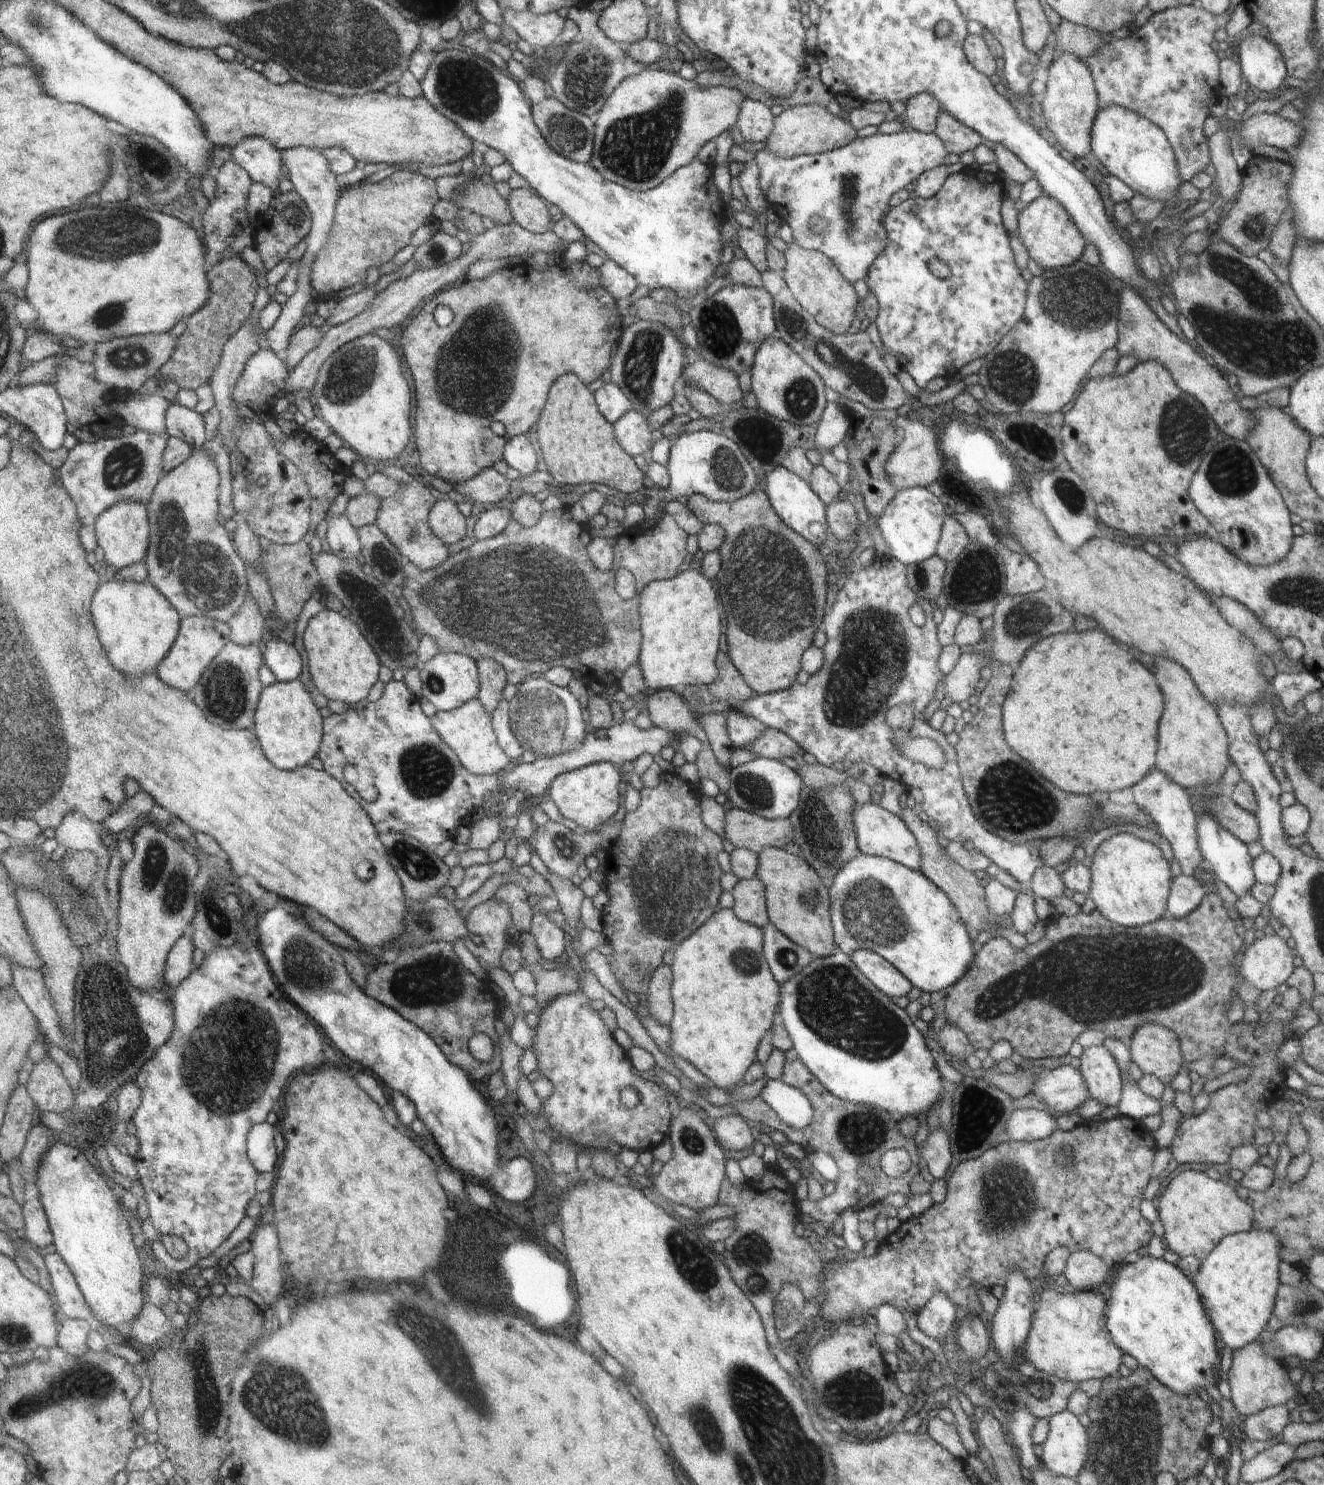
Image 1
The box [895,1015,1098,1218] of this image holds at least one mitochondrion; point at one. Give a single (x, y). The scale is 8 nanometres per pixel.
(979, 1114)

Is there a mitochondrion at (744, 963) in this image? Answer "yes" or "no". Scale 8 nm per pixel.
yes

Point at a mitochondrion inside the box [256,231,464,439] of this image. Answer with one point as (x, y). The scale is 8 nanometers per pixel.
(350, 375)

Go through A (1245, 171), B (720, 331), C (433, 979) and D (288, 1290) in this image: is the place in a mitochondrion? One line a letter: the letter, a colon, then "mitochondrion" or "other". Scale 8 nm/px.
A: other
B: mitochondrion
C: mitochondrion
D: other

